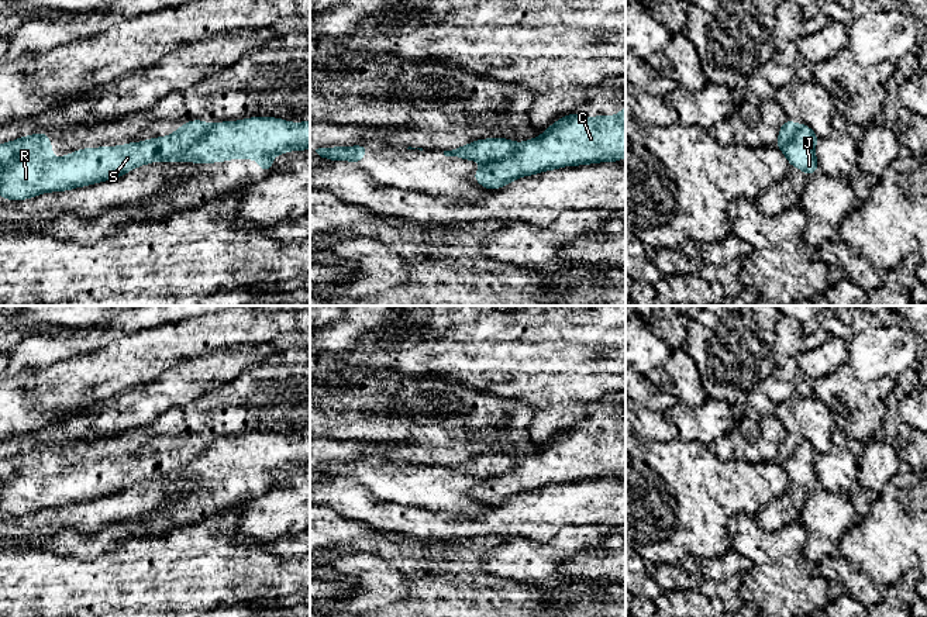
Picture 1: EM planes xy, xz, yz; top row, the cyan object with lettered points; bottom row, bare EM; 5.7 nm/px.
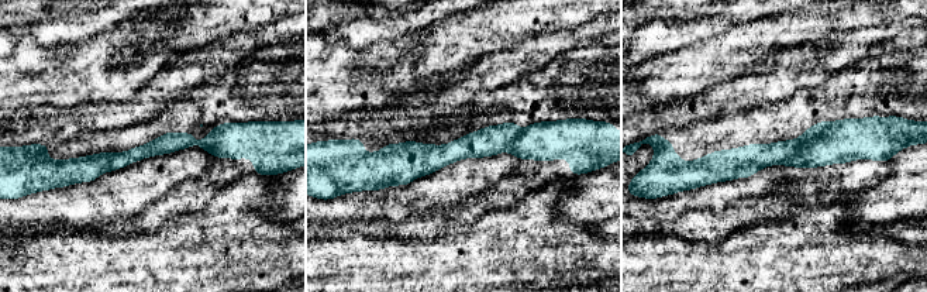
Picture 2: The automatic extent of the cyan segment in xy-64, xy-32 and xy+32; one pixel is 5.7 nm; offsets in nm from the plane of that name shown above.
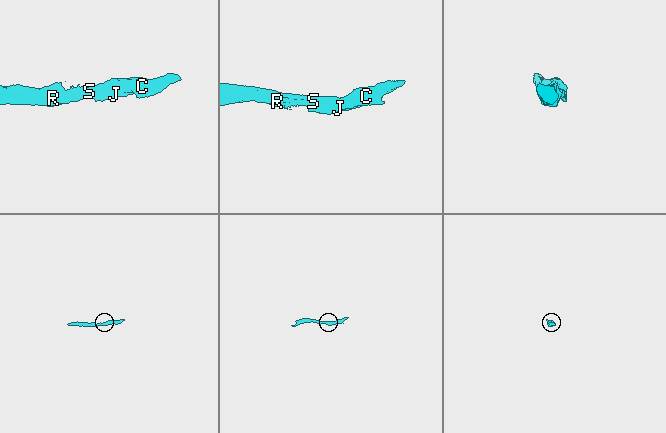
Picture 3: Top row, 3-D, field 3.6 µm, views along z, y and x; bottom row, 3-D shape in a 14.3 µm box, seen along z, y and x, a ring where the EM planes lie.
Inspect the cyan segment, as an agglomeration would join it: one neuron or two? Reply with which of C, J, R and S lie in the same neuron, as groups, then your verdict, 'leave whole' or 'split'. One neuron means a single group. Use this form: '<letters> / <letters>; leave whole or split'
C J / R S; split

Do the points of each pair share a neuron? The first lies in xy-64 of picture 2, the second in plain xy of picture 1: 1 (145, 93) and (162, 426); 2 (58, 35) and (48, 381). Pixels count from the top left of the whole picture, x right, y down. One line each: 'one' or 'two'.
1: two
2: two

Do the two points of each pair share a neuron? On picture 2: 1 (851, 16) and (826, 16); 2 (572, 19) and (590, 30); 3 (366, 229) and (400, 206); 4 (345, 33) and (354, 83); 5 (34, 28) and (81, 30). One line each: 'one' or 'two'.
1: one
2: two
3: two
4: two
5: one

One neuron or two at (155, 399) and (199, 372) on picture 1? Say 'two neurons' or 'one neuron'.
one neuron

